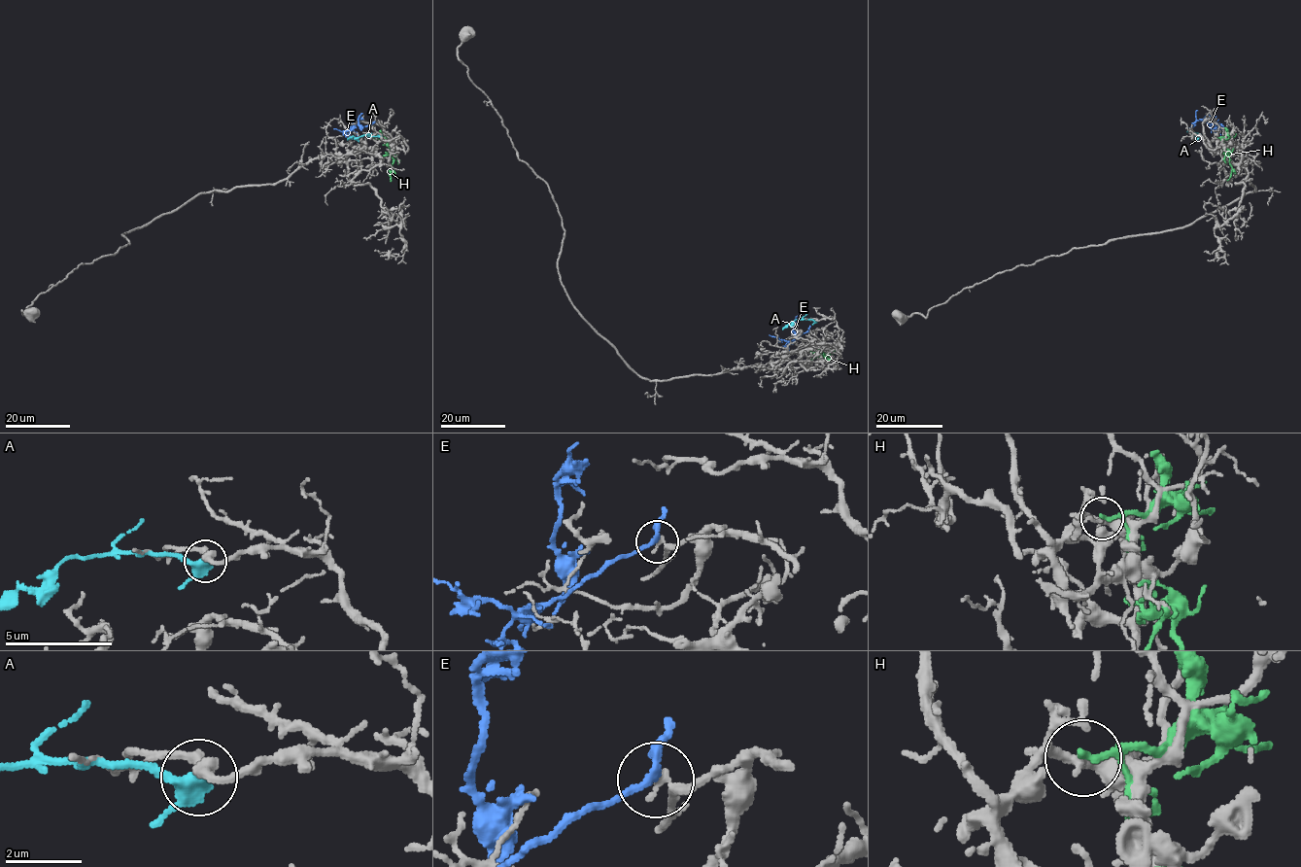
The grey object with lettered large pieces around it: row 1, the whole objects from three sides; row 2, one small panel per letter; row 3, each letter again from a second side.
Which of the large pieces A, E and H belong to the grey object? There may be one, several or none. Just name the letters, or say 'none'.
none

